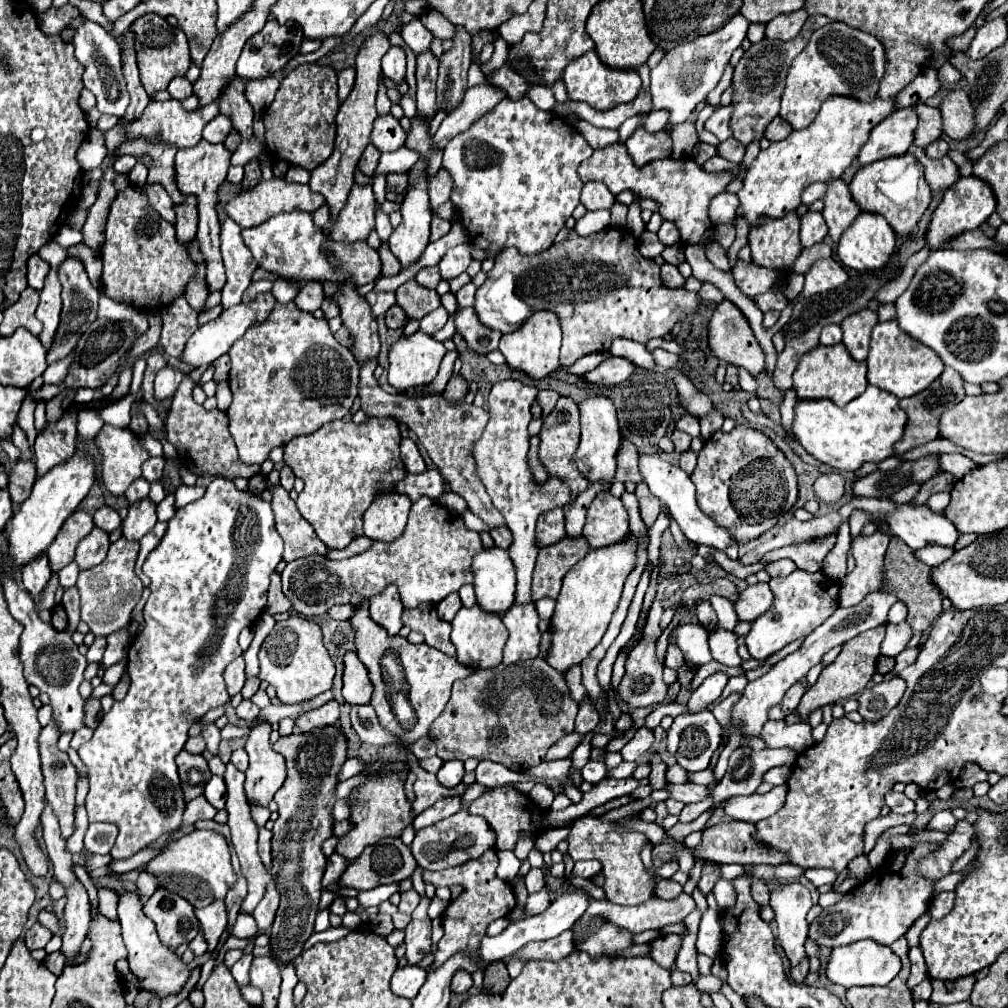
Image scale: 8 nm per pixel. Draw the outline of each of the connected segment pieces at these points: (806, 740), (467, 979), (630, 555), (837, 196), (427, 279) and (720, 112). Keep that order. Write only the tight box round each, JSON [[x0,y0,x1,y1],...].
[[760,721,814,753],[452,971,472,993],[544,535,636,675],[824,179,860,245],[414,267,440,289],[704,105,732,141]]

